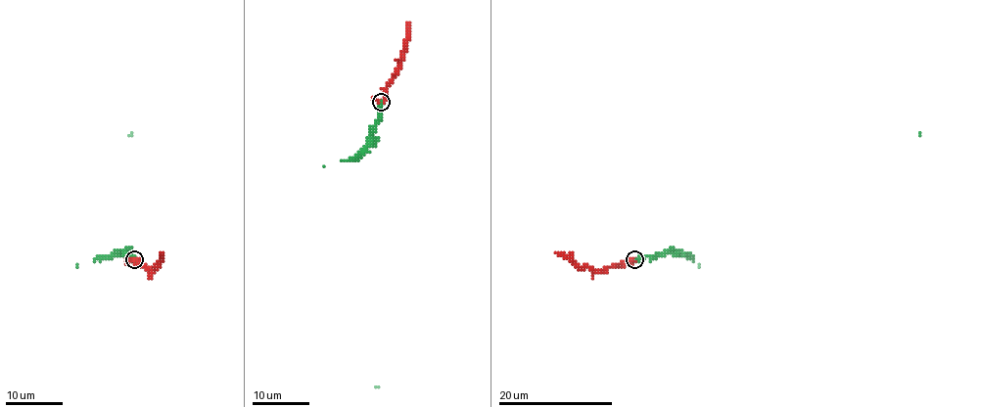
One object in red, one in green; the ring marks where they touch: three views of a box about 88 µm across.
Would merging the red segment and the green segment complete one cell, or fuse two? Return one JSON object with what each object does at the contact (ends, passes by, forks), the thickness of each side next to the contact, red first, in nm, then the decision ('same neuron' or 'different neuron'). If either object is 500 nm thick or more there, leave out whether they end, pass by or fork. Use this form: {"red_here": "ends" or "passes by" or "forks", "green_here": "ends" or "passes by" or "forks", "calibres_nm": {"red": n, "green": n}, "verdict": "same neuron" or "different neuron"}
{"red_here": "passes by", "green_here": "ends", "calibres_nm": {"red": 400, "green": 420}, "verdict": "same neuron"}

